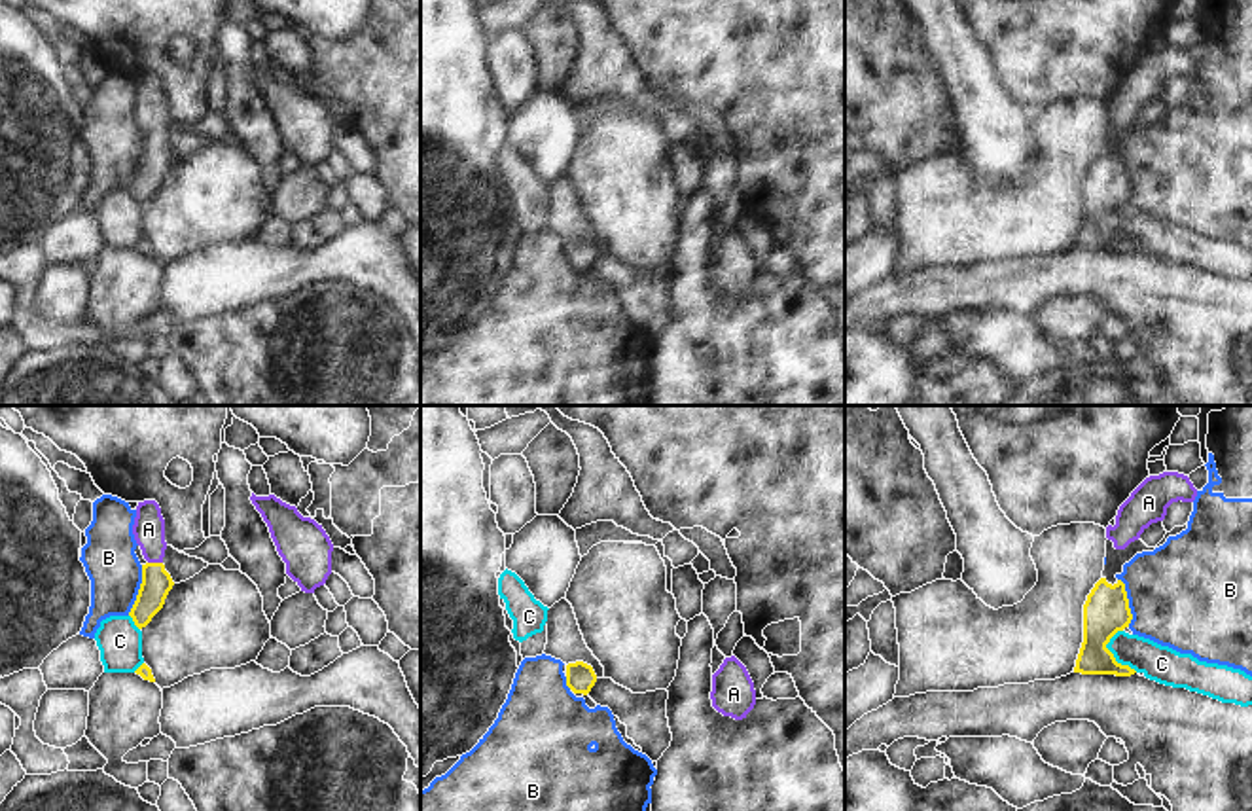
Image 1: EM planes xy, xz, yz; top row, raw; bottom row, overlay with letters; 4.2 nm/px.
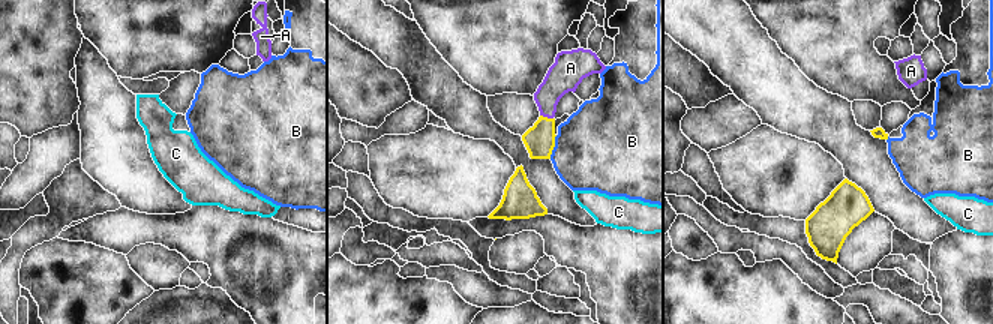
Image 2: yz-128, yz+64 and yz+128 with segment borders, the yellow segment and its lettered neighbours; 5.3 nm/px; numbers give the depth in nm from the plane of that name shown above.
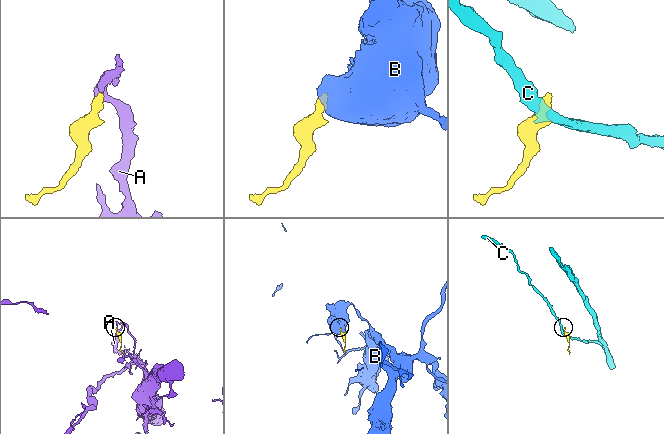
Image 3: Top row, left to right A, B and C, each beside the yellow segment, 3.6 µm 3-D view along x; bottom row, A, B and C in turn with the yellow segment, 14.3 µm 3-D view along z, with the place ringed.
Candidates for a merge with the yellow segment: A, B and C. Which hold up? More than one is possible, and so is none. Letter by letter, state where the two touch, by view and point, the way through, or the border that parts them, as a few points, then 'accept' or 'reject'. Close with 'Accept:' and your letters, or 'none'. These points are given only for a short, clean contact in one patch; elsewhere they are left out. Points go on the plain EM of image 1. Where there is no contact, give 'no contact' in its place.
A: meets yellow in xy at (156, 139); runs through xy (156, 160), (156, 139), (148, 105); accept
B: meets yellow in xy at (139, 165); border along xy (143, 141), (143, 158), (127, 190); reject
C: meets yellow in yz at (1112, 232); border along yz (1118, 205), (1107, 224), (1118, 237), (1137, 247); reject
Accept: A

